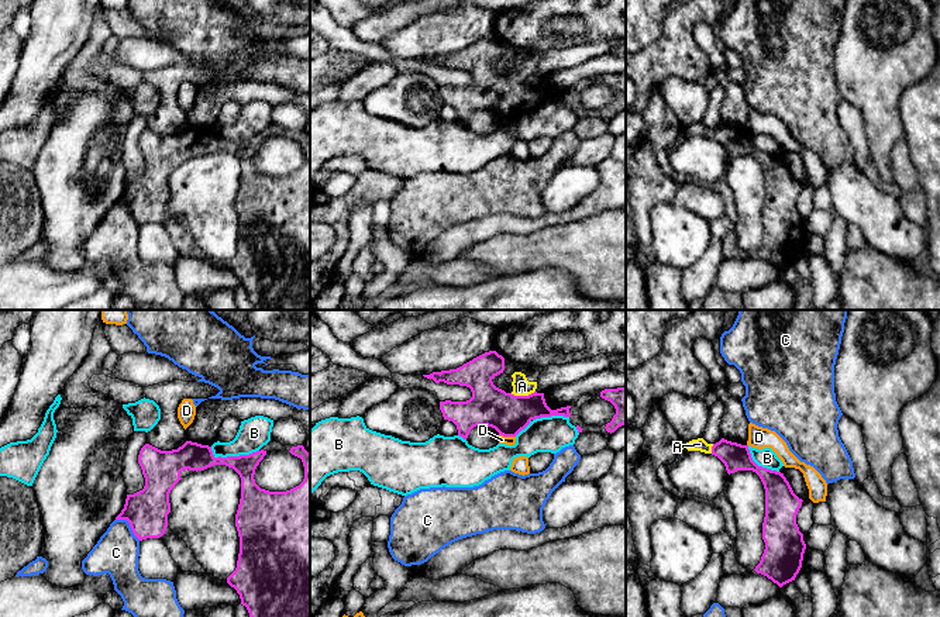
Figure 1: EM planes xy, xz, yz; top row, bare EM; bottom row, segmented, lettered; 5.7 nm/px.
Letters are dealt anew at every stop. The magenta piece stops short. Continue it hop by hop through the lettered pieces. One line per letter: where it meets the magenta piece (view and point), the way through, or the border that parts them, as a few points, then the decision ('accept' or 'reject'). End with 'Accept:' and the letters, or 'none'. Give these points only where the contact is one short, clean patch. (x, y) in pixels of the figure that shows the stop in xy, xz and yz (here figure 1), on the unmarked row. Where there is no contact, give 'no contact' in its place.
A: contact xz (522, 80); way xz (491, 90), (512, 90), (522, 80), (522, 71); accept
B: contact xy (233, 141); reject
C: contact xy (130, 210); reject
D: contact xz (508, 120); border xz (499, 119), (515, 121); reject
Accept: A

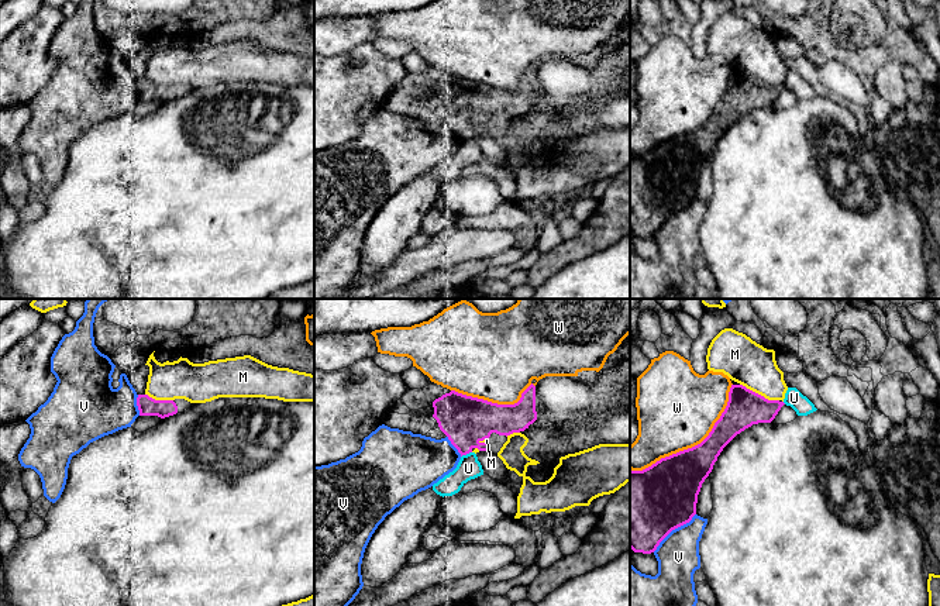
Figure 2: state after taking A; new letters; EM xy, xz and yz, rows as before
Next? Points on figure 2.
M: contact yz (760, 79); reject
U: contact xz (465, 138); reject
V: contact yz (674, 213); reject
W: contact yz (695, 130); reject
Accept: none

